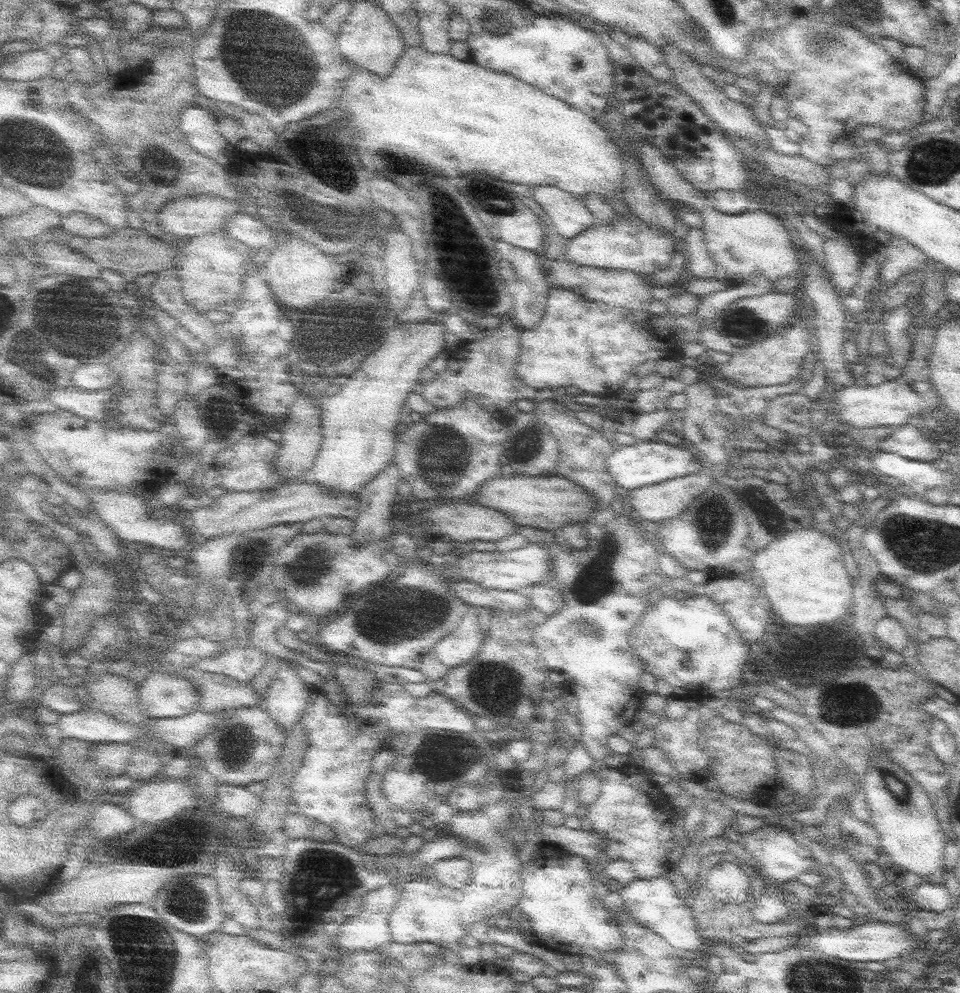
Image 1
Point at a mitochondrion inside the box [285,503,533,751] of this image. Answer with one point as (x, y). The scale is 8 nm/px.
(403, 614)

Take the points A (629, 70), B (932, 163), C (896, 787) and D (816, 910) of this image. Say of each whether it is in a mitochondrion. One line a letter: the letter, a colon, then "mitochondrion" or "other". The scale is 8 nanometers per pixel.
A: other
B: mitochondrion
C: mitochondrion
D: other

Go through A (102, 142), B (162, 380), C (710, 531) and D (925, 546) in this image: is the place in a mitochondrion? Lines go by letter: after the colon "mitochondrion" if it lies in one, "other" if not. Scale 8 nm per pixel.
A: other
B: other
C: mitochondrion
D: mitochondrion

